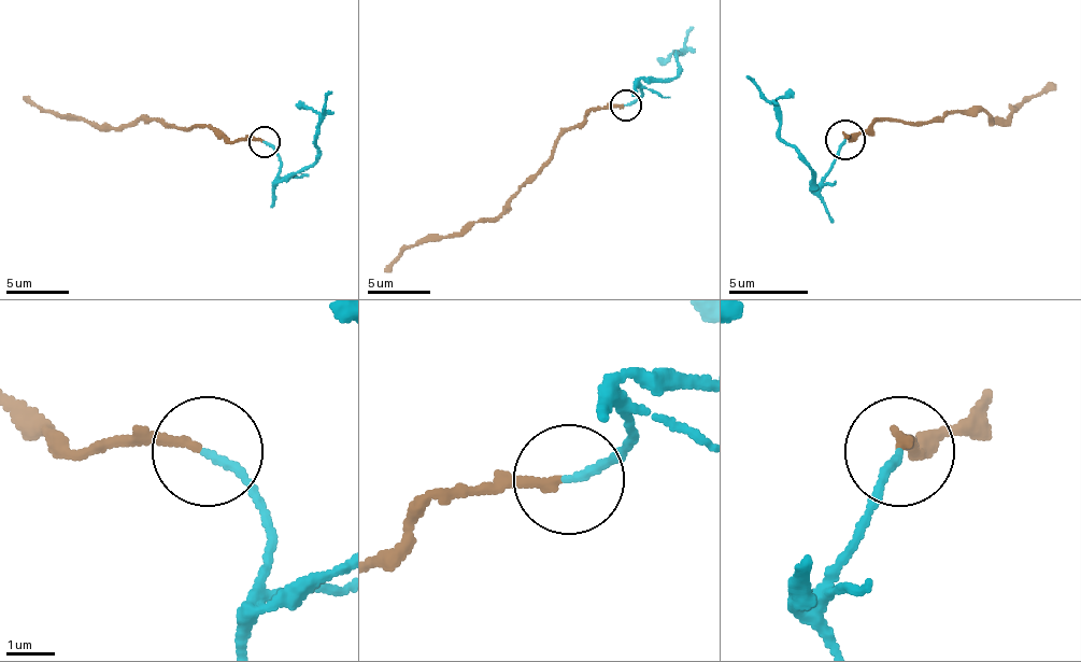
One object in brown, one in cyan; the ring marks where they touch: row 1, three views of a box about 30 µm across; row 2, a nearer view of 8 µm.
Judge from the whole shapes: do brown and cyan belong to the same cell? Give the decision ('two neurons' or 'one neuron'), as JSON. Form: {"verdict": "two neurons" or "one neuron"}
{"verdict": "two neurons"}

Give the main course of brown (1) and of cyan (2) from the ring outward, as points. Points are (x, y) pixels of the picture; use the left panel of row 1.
1: (264, 142), (229, 142), (208, 127), (148, 121), (104, 127), (89, 121), (61, 117), (24, 98)
2: (264, 142), (276, 152), (282, 177), (301, 173), (316, 157), (316, 124), (332, 93)

